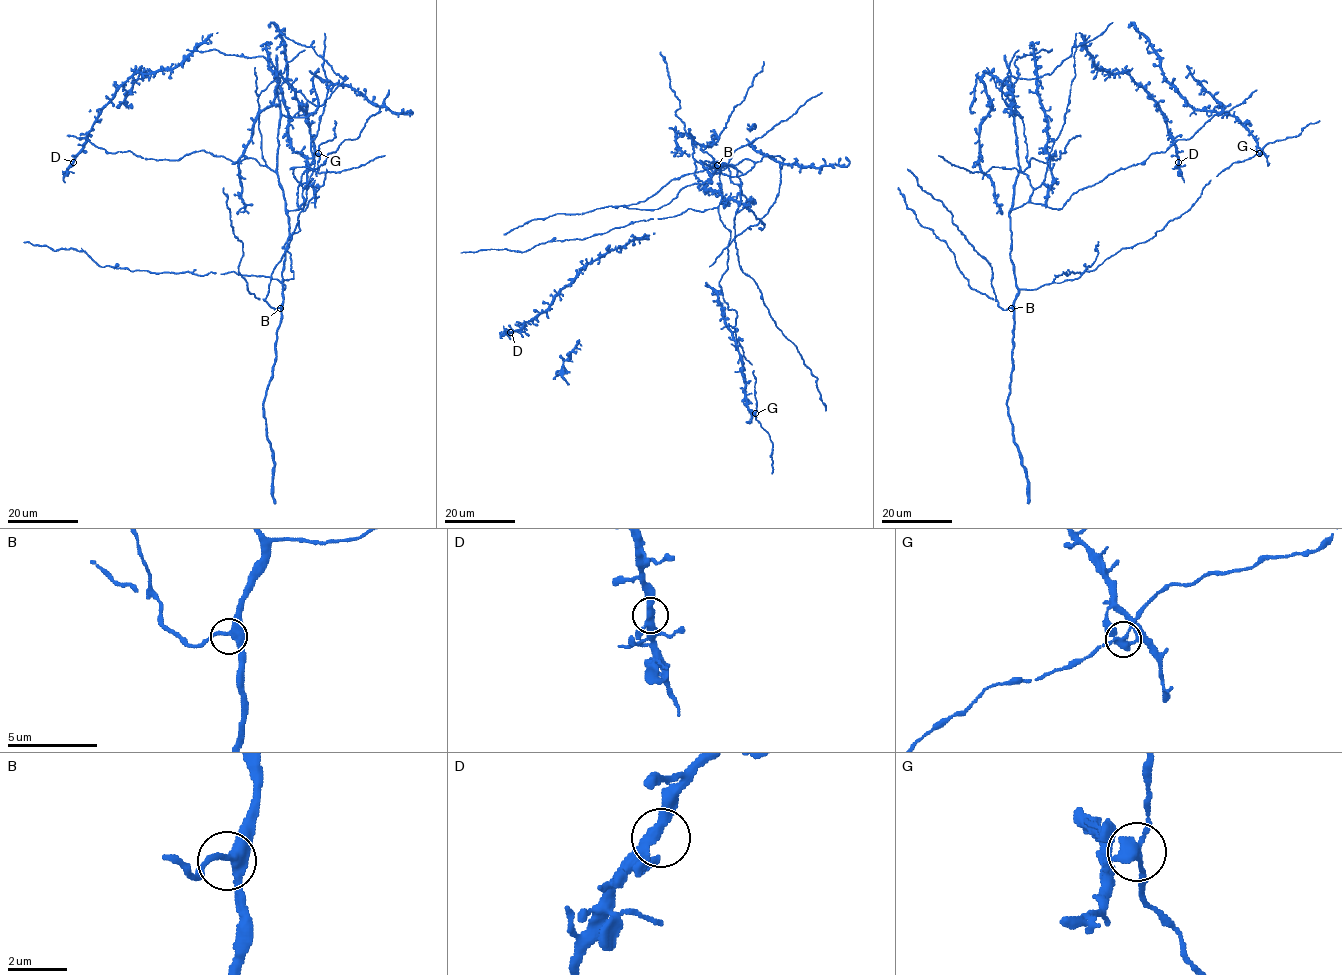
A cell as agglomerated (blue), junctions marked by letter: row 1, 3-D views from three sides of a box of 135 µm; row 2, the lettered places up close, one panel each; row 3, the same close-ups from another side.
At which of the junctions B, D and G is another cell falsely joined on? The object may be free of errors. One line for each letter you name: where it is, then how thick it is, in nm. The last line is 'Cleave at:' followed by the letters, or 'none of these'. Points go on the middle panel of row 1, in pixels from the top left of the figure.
Cleave at: none of these

